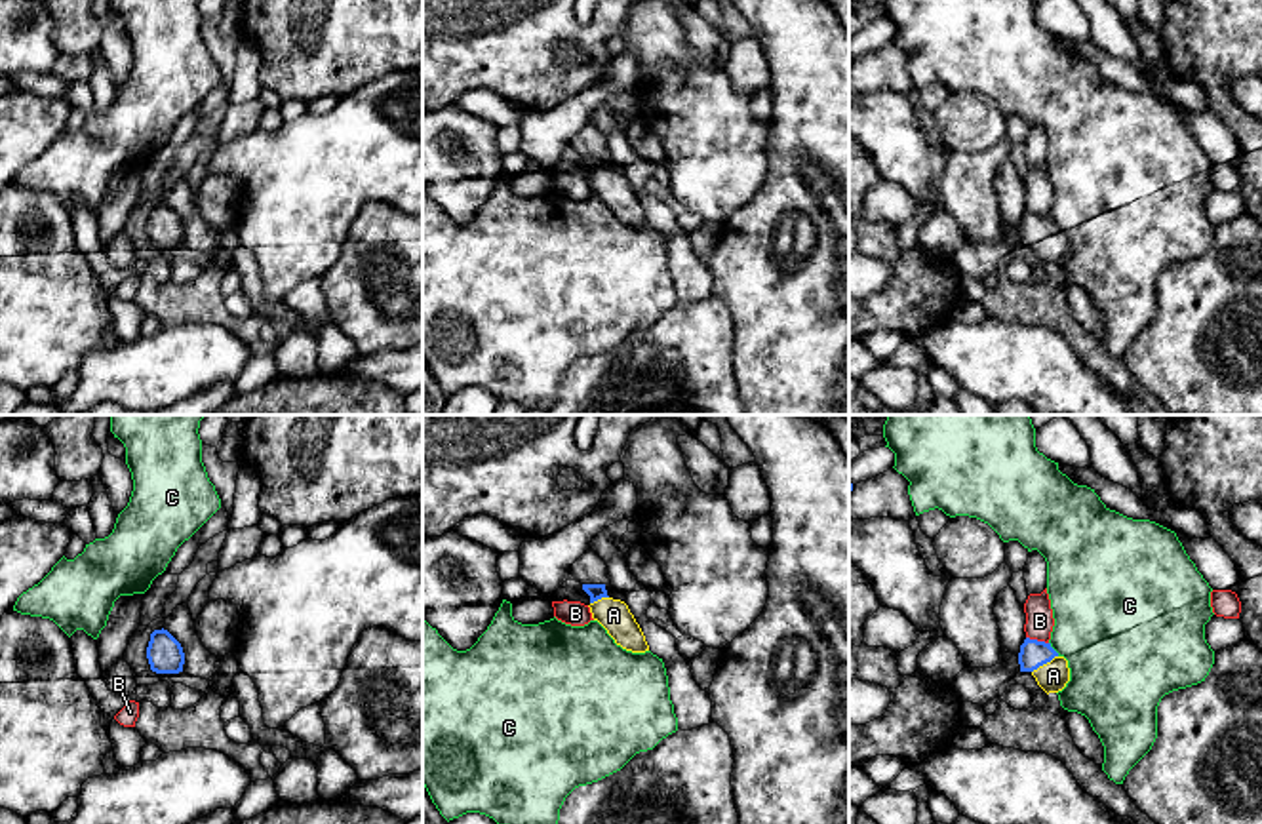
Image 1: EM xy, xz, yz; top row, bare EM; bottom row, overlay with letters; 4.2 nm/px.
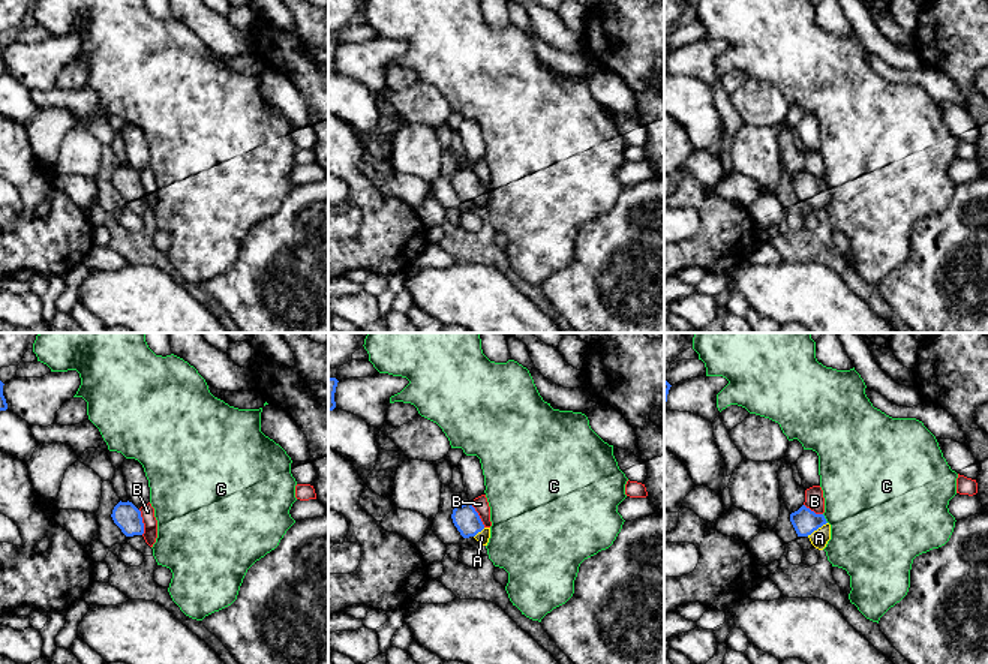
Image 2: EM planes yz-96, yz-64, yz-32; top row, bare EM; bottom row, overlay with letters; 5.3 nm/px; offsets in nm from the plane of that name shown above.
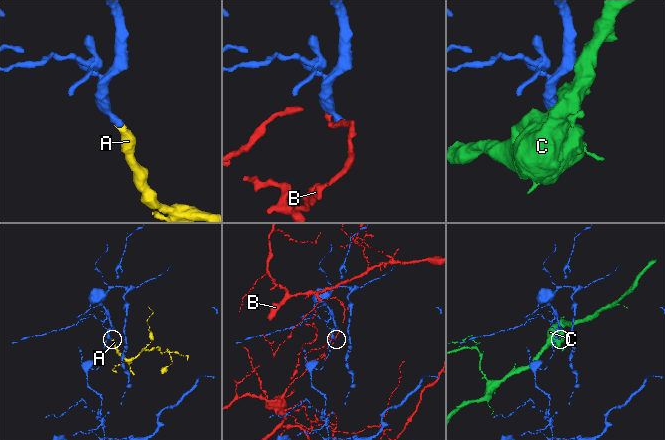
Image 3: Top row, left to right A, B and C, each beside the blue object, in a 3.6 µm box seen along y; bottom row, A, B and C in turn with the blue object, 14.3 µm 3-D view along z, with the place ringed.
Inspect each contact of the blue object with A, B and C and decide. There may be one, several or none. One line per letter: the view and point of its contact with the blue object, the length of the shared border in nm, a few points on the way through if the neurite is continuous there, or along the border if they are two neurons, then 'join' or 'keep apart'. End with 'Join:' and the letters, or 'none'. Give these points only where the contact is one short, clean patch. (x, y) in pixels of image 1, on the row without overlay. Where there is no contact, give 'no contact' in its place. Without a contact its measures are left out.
A: yz (1044, 236) | 130 nm | across yz (1034, 227), (1044, 236), (1053, 250) | join
B: yz (1038, 215) | 100 nm | along yz (1026, 210), (1047, 217) | keep apart
C: yz (1053, 223) | 80 nm | along yz (1049, 215), (1059, 229) | keep apart
Join: A

